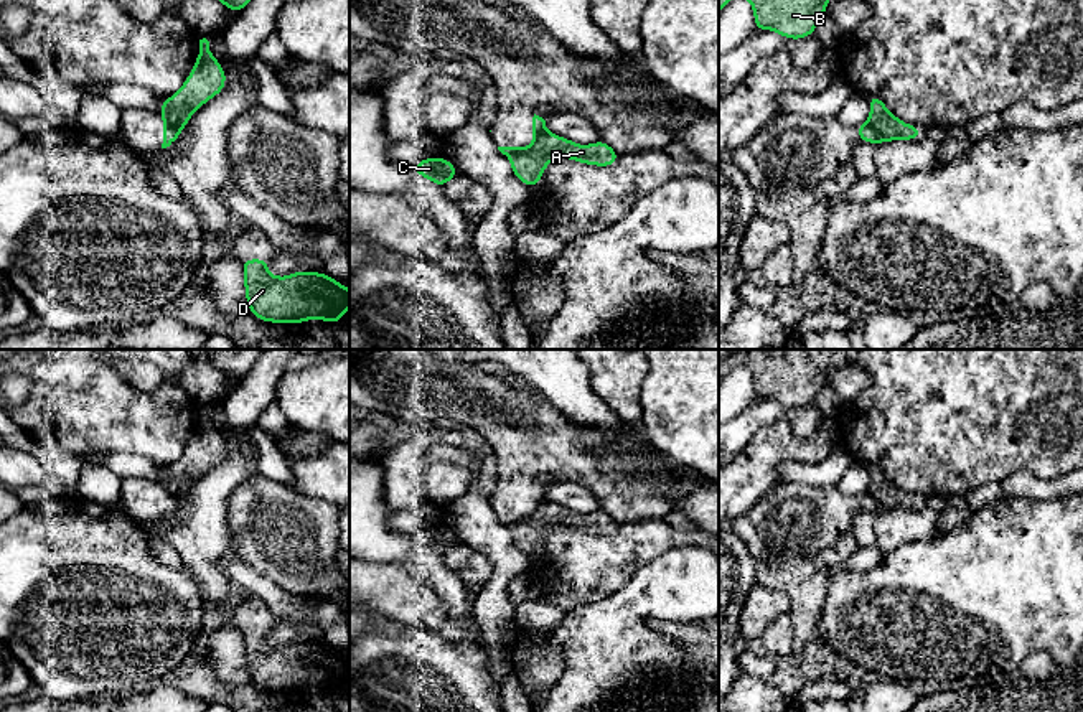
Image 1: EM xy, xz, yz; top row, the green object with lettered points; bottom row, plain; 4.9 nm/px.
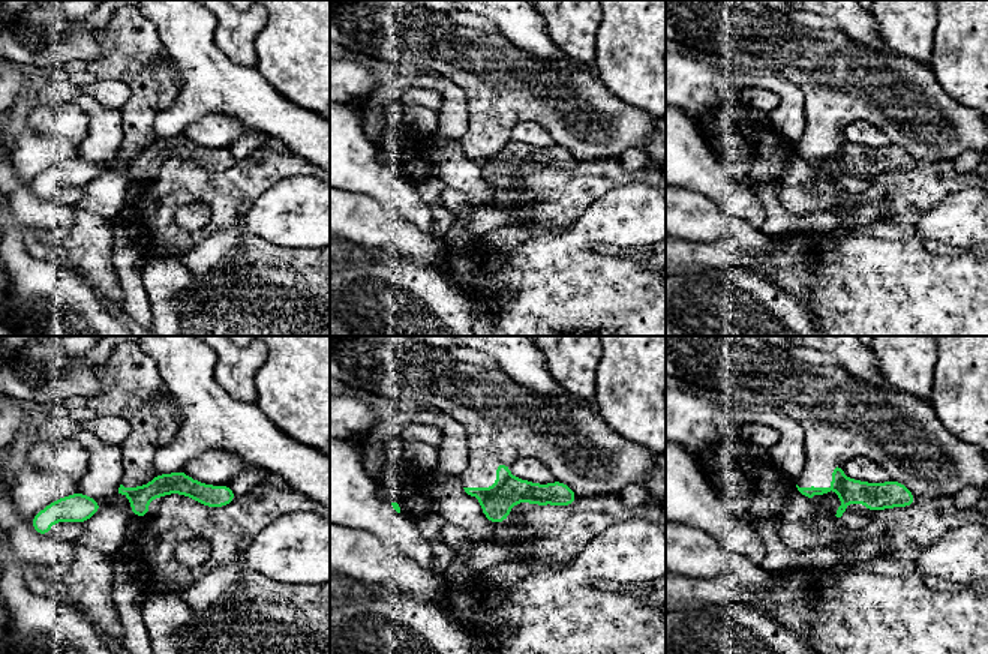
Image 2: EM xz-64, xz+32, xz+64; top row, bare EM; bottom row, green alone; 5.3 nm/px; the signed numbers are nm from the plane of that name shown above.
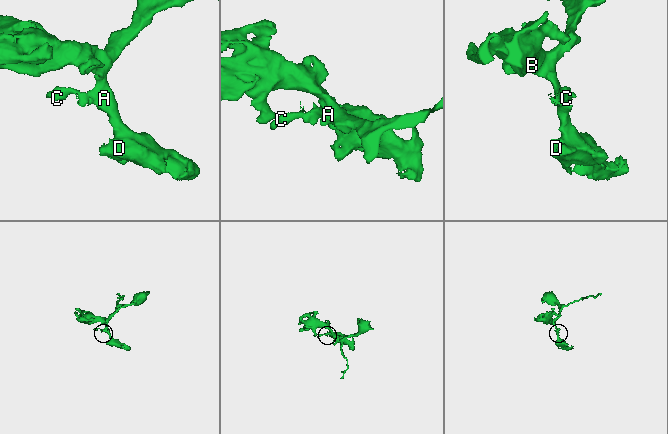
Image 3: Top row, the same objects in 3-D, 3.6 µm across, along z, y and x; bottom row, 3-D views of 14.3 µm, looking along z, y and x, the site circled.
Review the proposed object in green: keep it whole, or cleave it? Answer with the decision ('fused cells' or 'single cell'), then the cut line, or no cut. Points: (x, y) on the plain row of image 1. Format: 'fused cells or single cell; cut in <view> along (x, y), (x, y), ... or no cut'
fused cells; cut in yz along (867, 491), (882, 510)

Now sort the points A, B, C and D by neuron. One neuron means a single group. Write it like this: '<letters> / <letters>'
A B D / C

